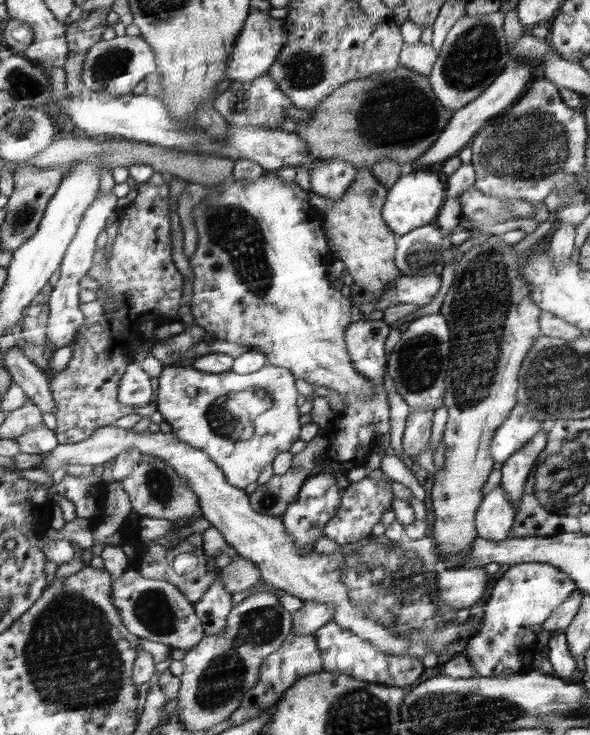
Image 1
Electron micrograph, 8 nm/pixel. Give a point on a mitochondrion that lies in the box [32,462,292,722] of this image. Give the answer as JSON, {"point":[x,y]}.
{"point":[221,680]}

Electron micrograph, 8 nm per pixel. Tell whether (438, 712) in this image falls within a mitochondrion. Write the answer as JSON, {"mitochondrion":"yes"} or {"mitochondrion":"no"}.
{"mitochondrion":"yes"}

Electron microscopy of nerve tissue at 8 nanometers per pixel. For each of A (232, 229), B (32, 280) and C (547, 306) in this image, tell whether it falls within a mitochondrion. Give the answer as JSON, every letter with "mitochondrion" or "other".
{"A":"mitochondrion","B":"other","C":"other"}

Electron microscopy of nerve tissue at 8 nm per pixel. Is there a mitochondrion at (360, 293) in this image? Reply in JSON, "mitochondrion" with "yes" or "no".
{"mitochondrion":"no"}

